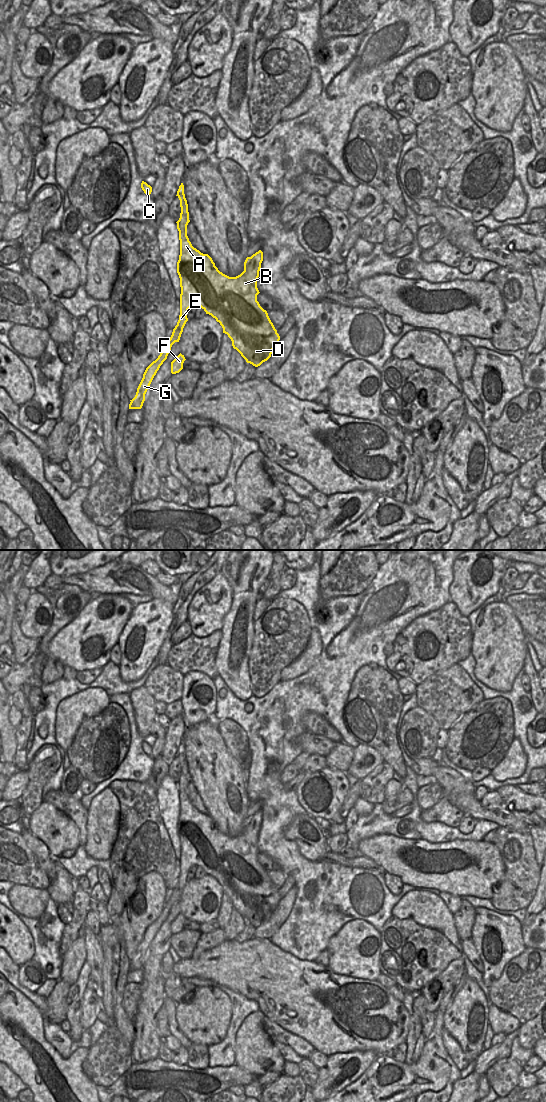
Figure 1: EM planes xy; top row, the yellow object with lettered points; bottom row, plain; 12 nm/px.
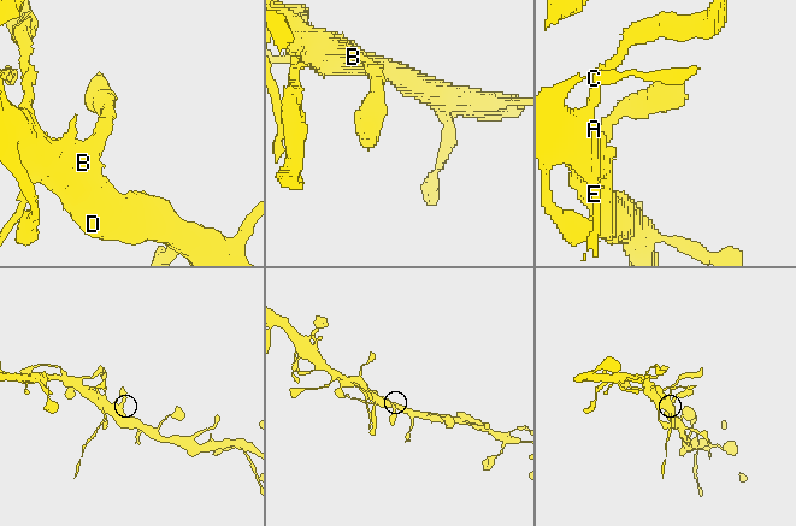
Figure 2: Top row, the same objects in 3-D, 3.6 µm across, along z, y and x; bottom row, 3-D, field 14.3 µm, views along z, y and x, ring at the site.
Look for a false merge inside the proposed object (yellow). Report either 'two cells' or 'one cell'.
one cell

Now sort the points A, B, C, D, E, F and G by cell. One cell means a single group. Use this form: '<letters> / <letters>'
A B C D E F G

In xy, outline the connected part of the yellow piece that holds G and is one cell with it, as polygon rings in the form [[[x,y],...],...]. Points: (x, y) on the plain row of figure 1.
[[[183,743],[176,756],[181,767],[180,778],[176,782],[180,800],[177,822],[181,847],[179,880],[158,918],[146,928],[136,955],[130,960],[129,969],[142,968],[154,936],[167,919],[172,905],[180,900],[191,866],[200,866],[206,874],[215,878],[222,886],[223,893],[231,899],[233,908],[255,927],[271,917],[280,900],[267,871],[257,861],[260,853],[257,839],[263,812],[259,810],[247,817],[240,835],[229,837],[223,834],[208,814],[201,813],[189,801],[187,785],[190,780]]]

